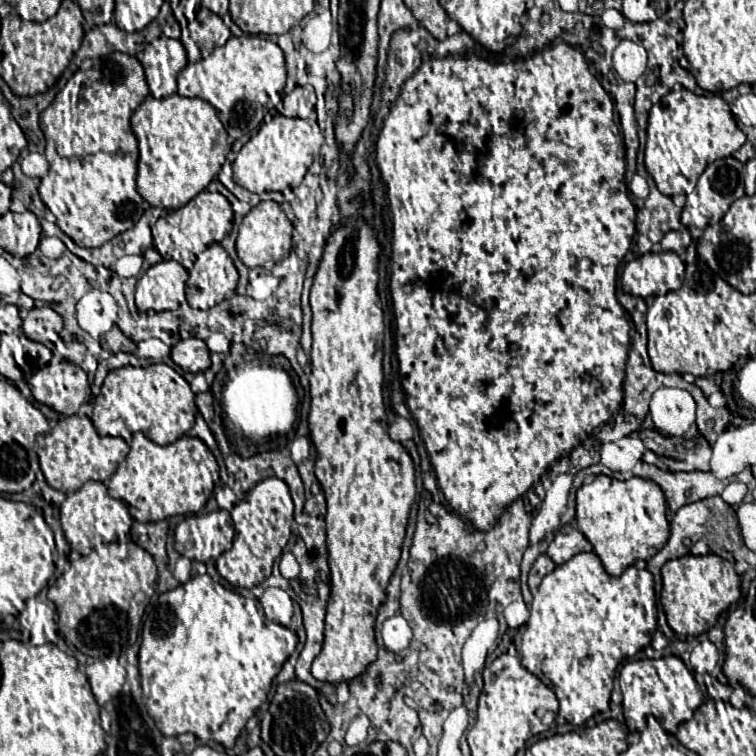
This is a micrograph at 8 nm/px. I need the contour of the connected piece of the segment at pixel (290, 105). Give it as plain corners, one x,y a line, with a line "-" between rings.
296,87
282,100
284,105
283,115
286,117
305,119
313,112
313,107
309,104
303,87

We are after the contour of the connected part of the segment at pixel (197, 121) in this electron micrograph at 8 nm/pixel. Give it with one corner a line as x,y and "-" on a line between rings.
172,94
156,100
148,96
132,116
132,130
138,138
138,178
136,186
152,206
176,210
200,194
220,172
230,152
228,134
216,110
202,98

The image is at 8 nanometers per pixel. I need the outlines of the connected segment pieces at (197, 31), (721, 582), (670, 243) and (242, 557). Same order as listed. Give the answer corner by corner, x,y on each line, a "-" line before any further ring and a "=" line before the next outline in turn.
200,8
196,18
188,22
182,30
182,44
188,54
188,62
198,62
208,58
216,46
224,46
230,38
230,30
222,22
222,18
208,8
=
686,554
676,560
670,560
662,566
662,608
668,618
670,628
678,636
698,636
710,630
718,616
740,598
740,576
734,570
734,564
716,556
694,556
=
682,228
682,230
676,230
676,232
668,232
660,240
660,246
662,246
662,250
676,252
676,254
680,254
680,258
684,258
684,252
686,252
686,248
688,248
690,242
692,242
690,232
686,228
=
266,478
258,482
244,500
240,500
230,512
234,522
235,536
232,550
224,552
216,560
216,568
224,580
238,588
254,588
262,580
266,580
272,572
274,560
282,554
291,537
294,523
294,504
288,492
288,486
280,482
280,478

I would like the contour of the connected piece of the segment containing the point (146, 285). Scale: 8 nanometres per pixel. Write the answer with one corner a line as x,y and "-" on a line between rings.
164,260
150,266
135,287
138,310
178,310
181,305
186,304
186,280
186,268
174,260

